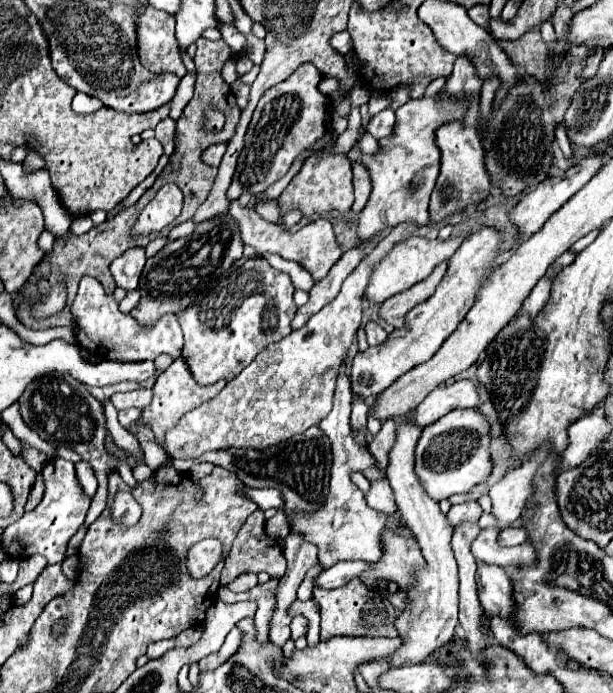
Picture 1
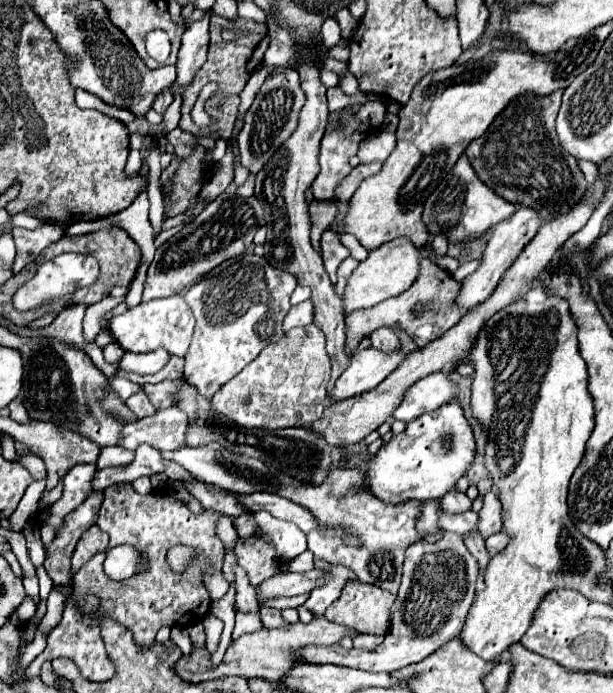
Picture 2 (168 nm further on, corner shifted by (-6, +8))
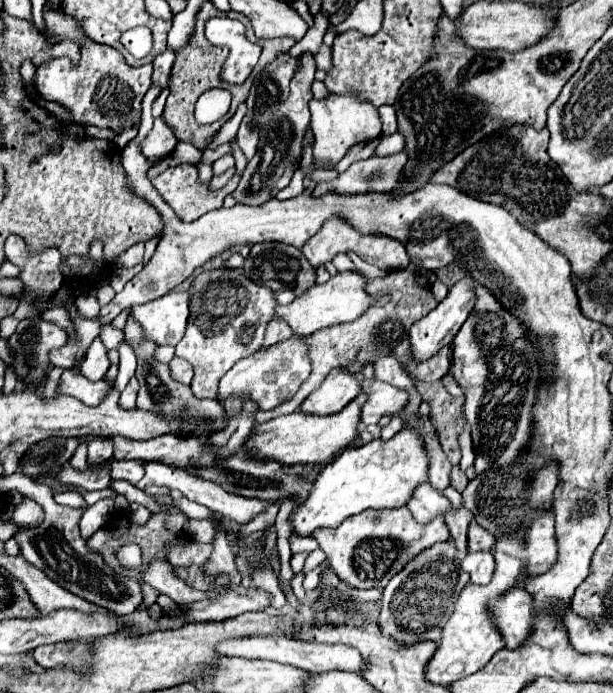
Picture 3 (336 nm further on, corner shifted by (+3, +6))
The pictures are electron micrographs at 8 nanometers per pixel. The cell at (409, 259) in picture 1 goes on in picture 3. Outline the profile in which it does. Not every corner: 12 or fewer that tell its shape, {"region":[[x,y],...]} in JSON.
{"region":[[338,272],[274,318],[294,336],[356,320],[374,300],[366,278]]}

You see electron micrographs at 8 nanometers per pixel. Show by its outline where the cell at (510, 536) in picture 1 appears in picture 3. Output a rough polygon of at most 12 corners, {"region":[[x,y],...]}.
{"region":[[494,547],[470,552],[462,570],[472,584],[488,584],[494,574]]}

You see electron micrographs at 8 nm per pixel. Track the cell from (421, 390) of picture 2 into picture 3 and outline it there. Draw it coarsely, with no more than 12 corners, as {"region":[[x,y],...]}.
{"region":[[360,378],[360,420],[396,416],[408,394],[382,380]]}

